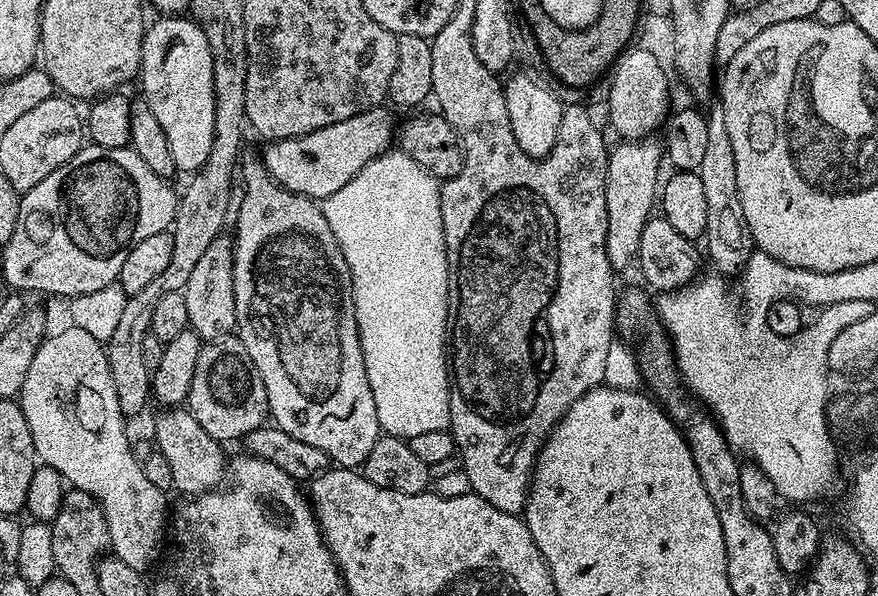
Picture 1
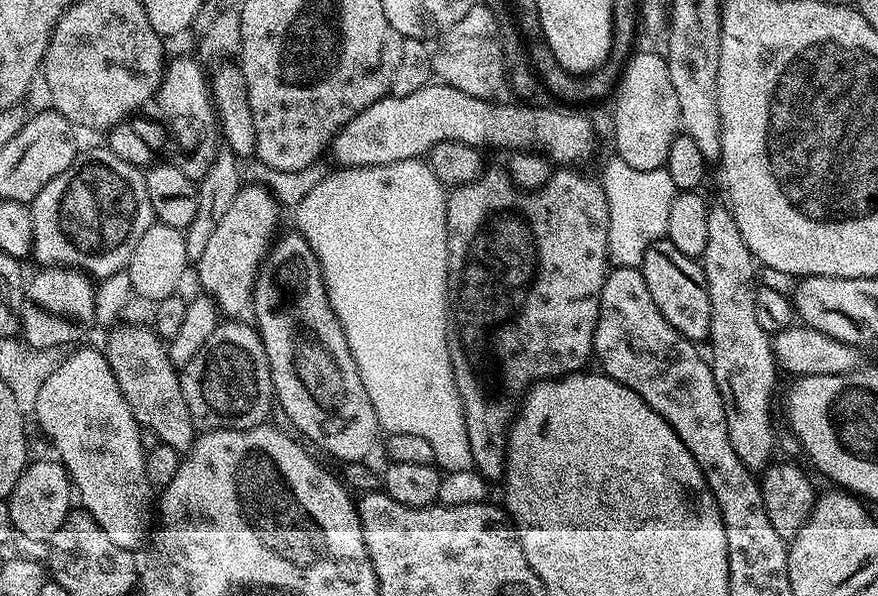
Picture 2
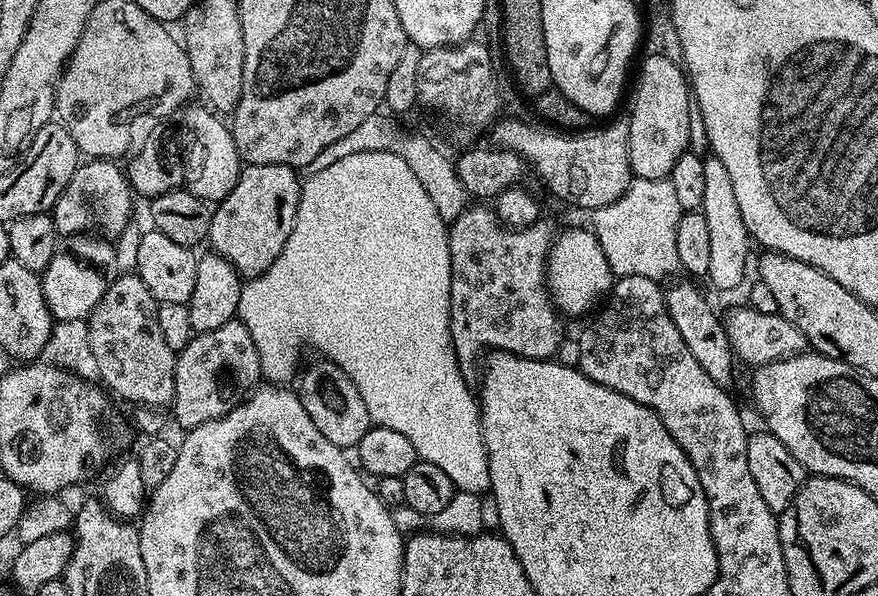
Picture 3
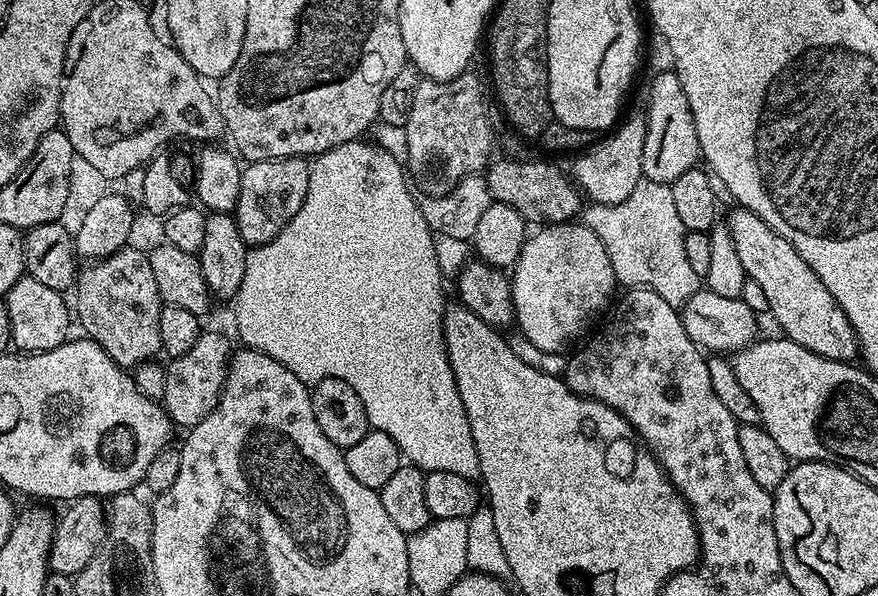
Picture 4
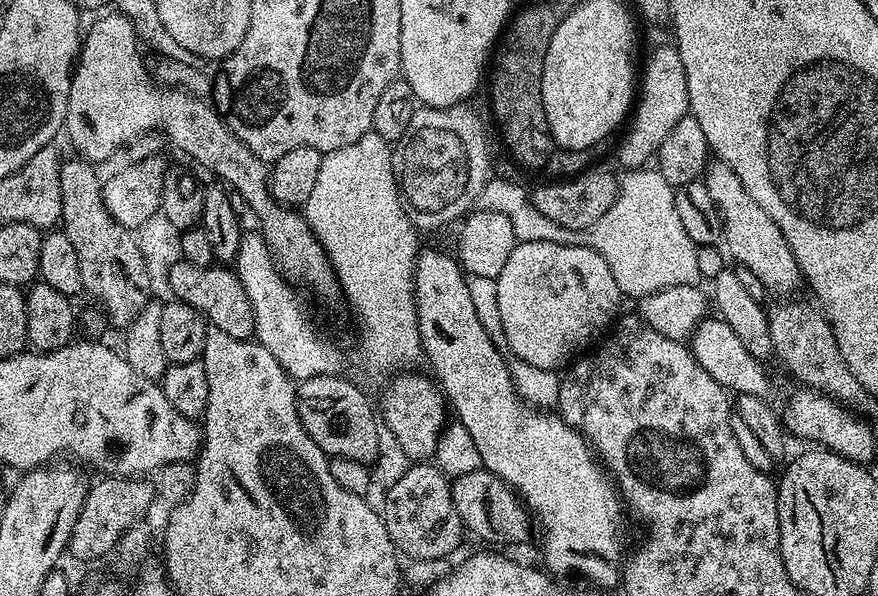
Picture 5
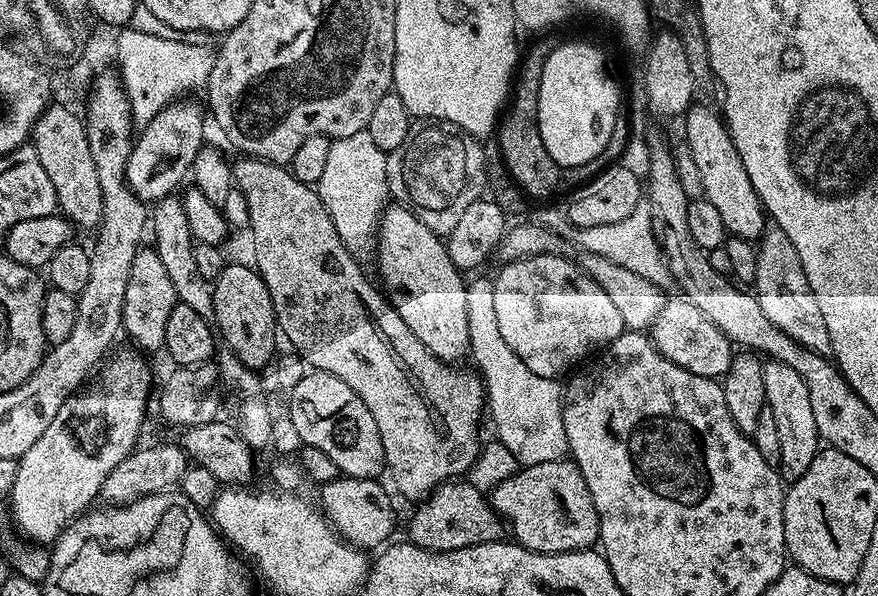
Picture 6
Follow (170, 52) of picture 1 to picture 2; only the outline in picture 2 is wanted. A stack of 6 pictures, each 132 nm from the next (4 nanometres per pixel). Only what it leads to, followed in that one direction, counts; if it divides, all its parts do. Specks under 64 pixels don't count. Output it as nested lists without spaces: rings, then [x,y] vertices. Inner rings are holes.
[[[180,56],[177,60],[169,59],[154,97],[155,103],[160,103],[161,114],[172,120],[176,144],[185,152],[184,160],[179,161],[182,174],[186,174],[186,178],[194,182],[200,181],[206,170],[210,170],[218,147],[218,121],[216,110],[212,107],[210,80],[206,72],[204,76],[203,70],[200,69],[201,61],[196,60],[191,60],[188,56]]]

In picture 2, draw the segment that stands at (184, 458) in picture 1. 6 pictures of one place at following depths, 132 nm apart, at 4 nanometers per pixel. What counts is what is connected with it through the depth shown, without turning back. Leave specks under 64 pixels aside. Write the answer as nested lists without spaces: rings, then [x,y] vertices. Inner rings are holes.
[[[136,324],[113,327],[102,351],[109,362],[110,370],[141,428],[152,430],[159,443],[170,446],[181,454],[187,453],[198,435],[197,425],[182,398],[180,372],[170,362],[165,341],[151,327],[139,328]]]

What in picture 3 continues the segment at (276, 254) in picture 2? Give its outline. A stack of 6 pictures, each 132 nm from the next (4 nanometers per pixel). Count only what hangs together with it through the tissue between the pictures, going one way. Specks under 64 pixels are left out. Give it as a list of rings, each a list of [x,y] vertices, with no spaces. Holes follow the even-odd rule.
[[[325,359],[316,363],[320,364],[312,364],[308,369],[305,367],[304,377],[303,372],[299,377],[301,380],[298,395],[302,406],[306,406],[306,414],[310,414],[314,426],[318,426],[318,430],[322,430],[322,434],[326,434],[330,442],[345,450],[355,449],[372,424],[370,414],[366,410],[366,402],[362,402],[358,386],[354,386],[354,382],[338,365]]]

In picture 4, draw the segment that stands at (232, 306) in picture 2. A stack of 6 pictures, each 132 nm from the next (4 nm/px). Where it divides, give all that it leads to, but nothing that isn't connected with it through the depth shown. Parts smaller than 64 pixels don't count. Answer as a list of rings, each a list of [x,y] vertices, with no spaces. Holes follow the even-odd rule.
[[[303,156],[251,161],[240,174],[238,206],[234,213],[244,243],[249,246],[269,244],[288,225],[290,218],[298,214],[302,202],[306,202],[309,186],[310,164]]]

